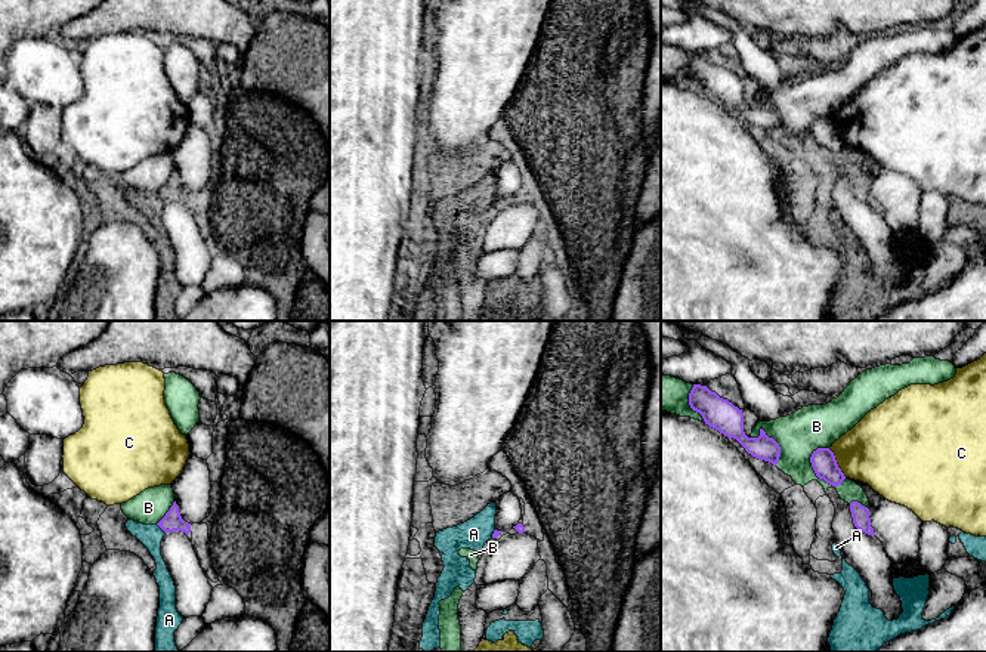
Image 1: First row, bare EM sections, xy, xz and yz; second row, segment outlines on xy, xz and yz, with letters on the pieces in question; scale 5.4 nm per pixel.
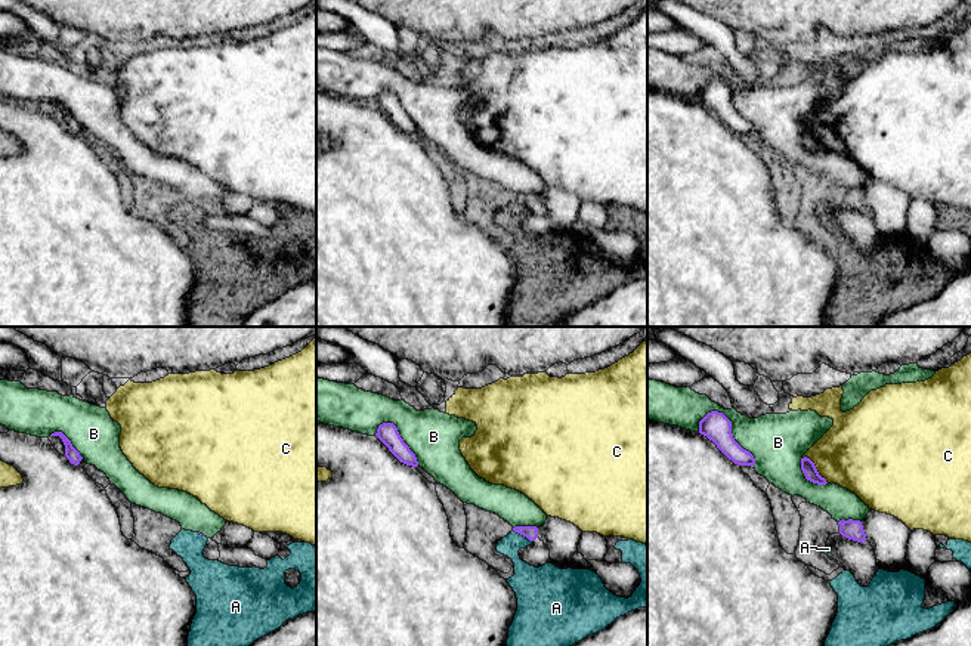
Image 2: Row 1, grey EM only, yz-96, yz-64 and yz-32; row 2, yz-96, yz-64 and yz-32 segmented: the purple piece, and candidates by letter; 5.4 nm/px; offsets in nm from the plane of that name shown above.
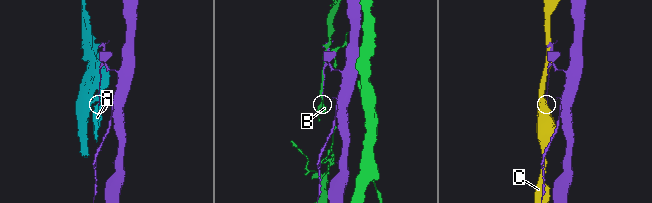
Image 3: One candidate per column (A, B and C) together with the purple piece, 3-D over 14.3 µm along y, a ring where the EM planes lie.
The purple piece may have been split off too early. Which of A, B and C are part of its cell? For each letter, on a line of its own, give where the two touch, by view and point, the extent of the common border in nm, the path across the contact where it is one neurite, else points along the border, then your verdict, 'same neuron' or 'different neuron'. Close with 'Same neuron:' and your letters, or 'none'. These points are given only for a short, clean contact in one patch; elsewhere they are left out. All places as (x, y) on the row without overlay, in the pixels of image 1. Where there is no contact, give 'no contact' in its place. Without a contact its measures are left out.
A: xy (161, 197) | 80 nm | along xy (157, 192), (166, 201) | different neuron
B: yz (819, 147) | 240 nm | different neuron
C: yz (835, 132) | 190 nm | different neuron
Same neuron: none

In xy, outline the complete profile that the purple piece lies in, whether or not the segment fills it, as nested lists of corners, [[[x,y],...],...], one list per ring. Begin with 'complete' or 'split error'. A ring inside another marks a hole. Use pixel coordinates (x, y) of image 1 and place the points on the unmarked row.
complete | [[[176,170],[166,182],[166,185],[157,192],[166,203],[173,200],[185,201],[186,204],[191,201],[191,192],[185,191],[180,185],[179,174]]]

